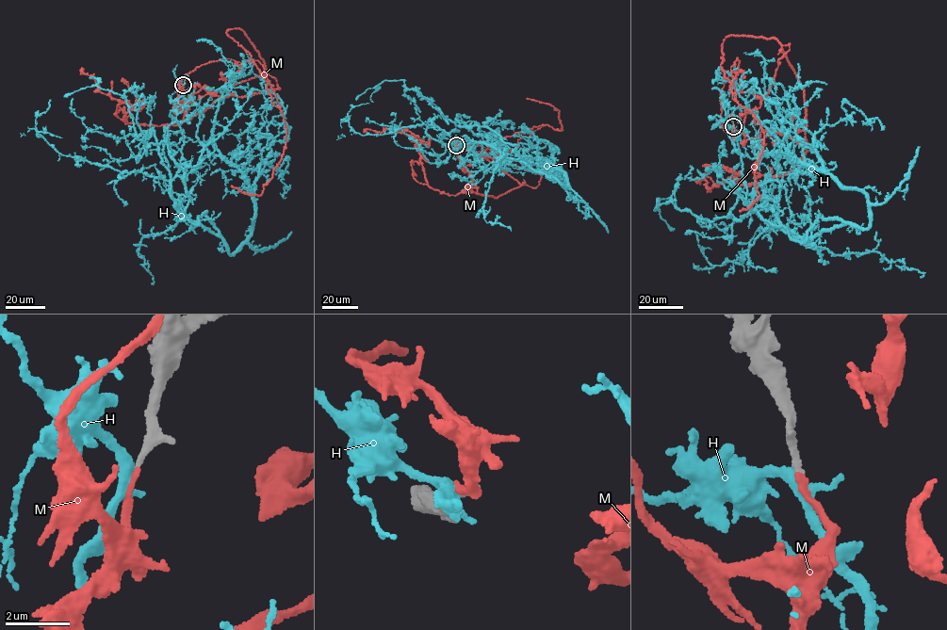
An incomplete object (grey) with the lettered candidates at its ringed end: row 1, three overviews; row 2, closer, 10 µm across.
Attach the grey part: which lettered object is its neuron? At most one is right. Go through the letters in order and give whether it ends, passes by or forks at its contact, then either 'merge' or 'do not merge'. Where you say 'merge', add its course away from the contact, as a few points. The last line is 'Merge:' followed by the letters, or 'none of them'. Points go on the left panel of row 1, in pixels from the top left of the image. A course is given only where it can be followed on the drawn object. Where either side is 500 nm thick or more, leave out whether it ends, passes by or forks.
H: it forks; do not merge
M: it ends; merge; course (183, 85), (257, 60), (279, 105), (241, 29), (266, 72), (178, 124), (125, 122), (84, 70)
Merge: M

